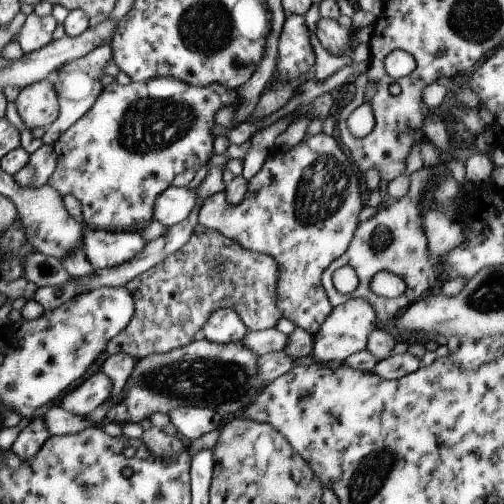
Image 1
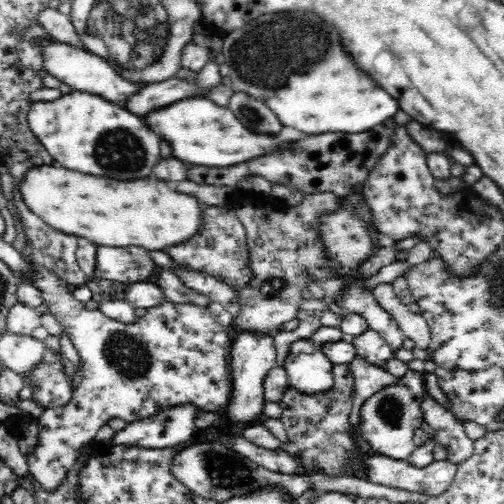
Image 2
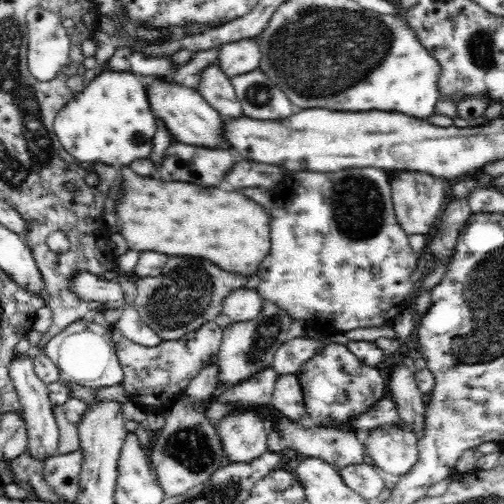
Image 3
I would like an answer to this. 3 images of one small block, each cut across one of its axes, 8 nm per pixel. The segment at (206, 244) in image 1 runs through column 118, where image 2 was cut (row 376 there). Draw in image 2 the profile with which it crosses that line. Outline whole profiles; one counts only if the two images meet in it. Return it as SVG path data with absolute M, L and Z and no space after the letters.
M350 364L334 366L334 388L330 392L318 394L302 394L296 388L286 388L280 404L280 420L288 434L288 442L280 444L280 450L296 458L306 466L306 472L300 476L308 476L314 472L330 474L330 476L360 476L358 456L362 454L362 446L350 438L352 424L348 422L354 406L356 382L350 370Z

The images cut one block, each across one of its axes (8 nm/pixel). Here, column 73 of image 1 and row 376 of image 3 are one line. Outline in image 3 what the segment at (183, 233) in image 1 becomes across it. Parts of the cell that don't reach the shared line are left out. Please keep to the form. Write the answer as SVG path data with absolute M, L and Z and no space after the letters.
M296 374L278 376L276 388L268 406L284 414L284 418L288 420L300 420L302 416L308 416L306 406L304 406L304 394L302 394Z

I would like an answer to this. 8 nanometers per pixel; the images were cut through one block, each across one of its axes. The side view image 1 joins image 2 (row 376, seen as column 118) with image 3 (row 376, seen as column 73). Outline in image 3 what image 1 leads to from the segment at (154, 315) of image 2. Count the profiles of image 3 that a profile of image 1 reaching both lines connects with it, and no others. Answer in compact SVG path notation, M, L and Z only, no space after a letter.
M206 322L200 330L194 330L178 340L162 340L156 346L142 346L128 340L122 332L114 328L112 338L116 342L116 354L124 374L120 386L124 388L126 398L144 410L166 412L170 406L174 406L174 402L184 396L184 390L194 378L200 376L204 368L220 366L218 352L224 338L222 332L224 328L220 328L216 322Z

